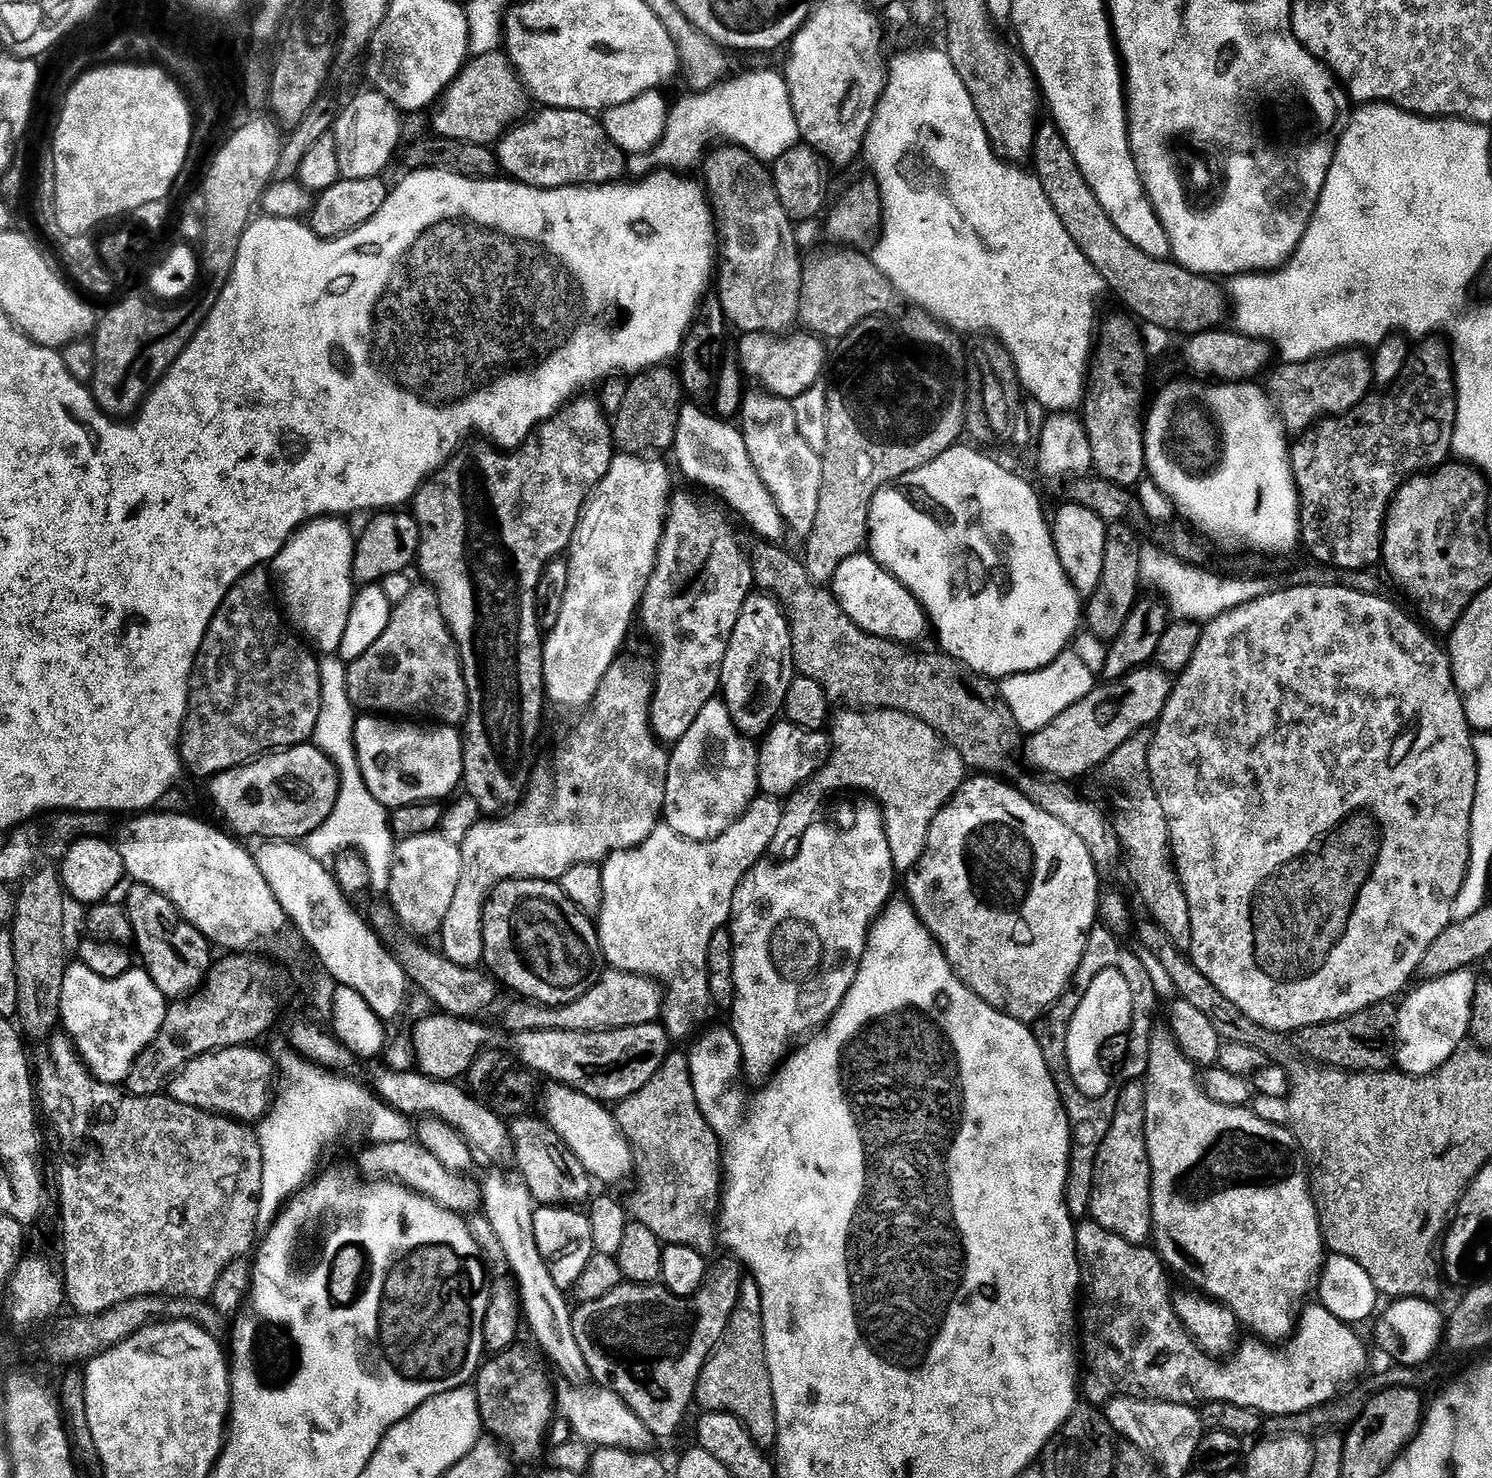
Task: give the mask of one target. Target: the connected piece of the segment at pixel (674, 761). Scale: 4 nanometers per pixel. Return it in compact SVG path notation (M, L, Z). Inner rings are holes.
M723 699L706 702L694 726L690 726L671 749L663 823L691 840L712 840L725 832L739 820L760 792L759 757L757 745L734 726Z

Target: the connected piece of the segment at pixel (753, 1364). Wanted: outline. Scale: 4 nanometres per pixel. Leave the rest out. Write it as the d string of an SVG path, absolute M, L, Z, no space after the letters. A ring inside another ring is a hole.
M745 1278L740 1287L740 1297L734 1306L734 1314L724 1331L724 1337L712 1352L711 1358L704 1363L700 1381L696 1383L697 1405L710 1412L729 1412L737 1416L750 1430L754 1442L765 1450L775 1449L778 1438L778 1422L774 1406L774 1390L766 1358L766 1342L764 1341L764 1323L762 1322L762 1294L755 1280Z

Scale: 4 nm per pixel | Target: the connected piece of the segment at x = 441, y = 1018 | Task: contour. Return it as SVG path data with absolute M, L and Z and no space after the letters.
M432 1014L418 1024L416 1033L410 1039L415 1047L415 1059L419 1069L426 1076L449 1082L467 1077L468 1071L489 1049L499 1049L500 1040L492 1036L487 1023L478 1020L463 1020L447 1014Z

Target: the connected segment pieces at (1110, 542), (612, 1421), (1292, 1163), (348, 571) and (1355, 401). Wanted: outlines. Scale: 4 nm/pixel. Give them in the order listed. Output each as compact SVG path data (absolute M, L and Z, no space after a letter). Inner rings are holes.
M1123 522L1113 523L1108 529L1106 558L1102 561L1102 582L1100 588L1086 602L1087 631L1103 642L1114 641L1118 638L1118 634L1122 634L1122 626L1126 626L1126 618L1130 618L1136 601L1142 595L1140 539L1141 537Z
M561 1382L554 1388L554 1408L572 1427L571 1435L593 1449L627 1448L630 1452L648 1452L654 1443L652 1432L630 1410L625 1400L611 1388L601 1388L592 1382Z
M1156 1022L1152 1025L1152 1033L1149 1036L1148 1071L1142 1083L1146 1090L1146 1150L1148 1162L1152 1167L1150 1174L1152 1235L1150 1240L1154 1245L1156 1255L1163 1260L1164 1267L1169 1273L1177 1272L1186 1283L1196 1287L1193 1289L1197 1293L1203 1294L1210 1300L1216 1300L1219 1304L1224 1304L1247 1331L1249 1328L1256 1335L1253 1337L1264 1342L1287 1341L1293 1335L1298 1323L1298 1313L1305 1301L1309 1299L1307 1296L1311 1292L1313 1295L1314 1289L1320 1283L1320 1274L1326 1259L1324 1235L1320 1229L1320 1215L1316 1212L1316 1201L1312 1199L1310 1168L1306 1163L1304 1153L1300 1150L1296 1135L1291 1127L1262 1122L1262 1118L1258 1118L1258 1114L1252 1111L1251 1107L1222 1106L1211 1100L1204 1092L1197 1066L1189 1061L1186 1054L1179 1048L1175 1035L1167 1023Z
M340 518L309 520L270 564L271 575L279 584L279 595L280 592L284 595L283 607L286 612L288 607L291 627L301 637L307 638L311 647L320 654L339 653L352 609L352 559L356 553L356 540L354 532L352 536L344 524L347 523Z
M1358 350L1329 354L1308 360L1305 364L1281 363L1280 369L1265 382L1264 388L1285 431L1289 435L1300 436L1321 420L1344 416L1369 399L1368 391L1374 388L1372 363Z

